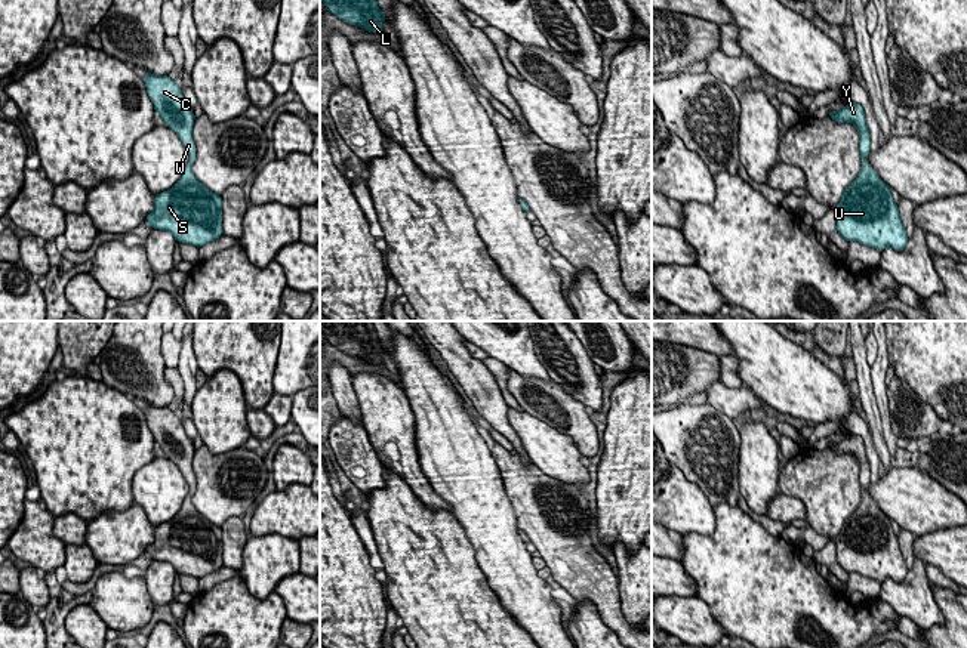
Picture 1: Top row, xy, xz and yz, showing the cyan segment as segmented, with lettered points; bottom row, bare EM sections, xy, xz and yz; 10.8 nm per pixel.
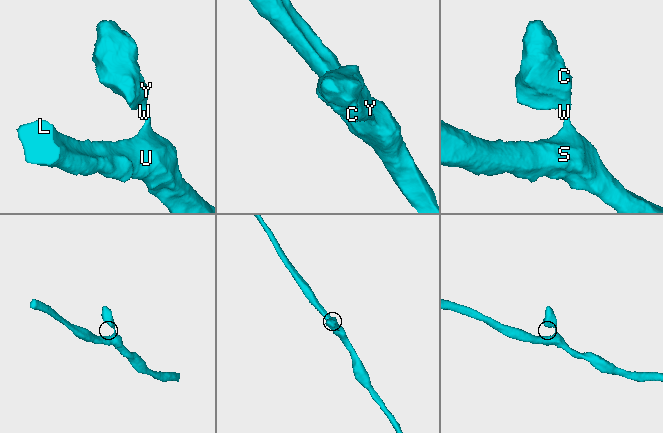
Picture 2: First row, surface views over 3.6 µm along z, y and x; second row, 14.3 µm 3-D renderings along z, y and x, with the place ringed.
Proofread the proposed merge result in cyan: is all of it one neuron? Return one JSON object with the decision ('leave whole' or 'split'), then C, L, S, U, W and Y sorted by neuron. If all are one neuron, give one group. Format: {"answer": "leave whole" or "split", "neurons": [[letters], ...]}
{"answer": "leave whole", "neurons": [["C", "L", "S", "U", "W", "Y"]]}

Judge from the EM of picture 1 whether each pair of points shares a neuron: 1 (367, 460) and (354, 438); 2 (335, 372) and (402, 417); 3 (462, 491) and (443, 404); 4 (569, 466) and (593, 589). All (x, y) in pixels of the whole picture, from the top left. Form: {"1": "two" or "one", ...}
{"1": "one", "2": "two", "3": "one", "4": "two"}

